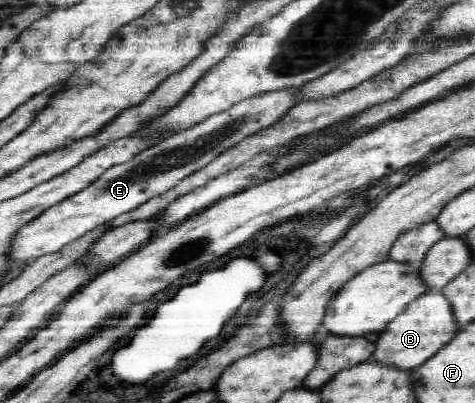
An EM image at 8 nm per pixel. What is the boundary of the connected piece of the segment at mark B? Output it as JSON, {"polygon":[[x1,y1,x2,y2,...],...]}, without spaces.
{"polygon":[[430,290,419,295,406,307,402,315,382,328,384,332,380,332,382,336,374,348,374,360,384,362,384,365,398,366,402,370,420,366,426,362,426,358,432,358,458,332,458,325,454,326,456,319,450,310,450,303,440,290]]}

